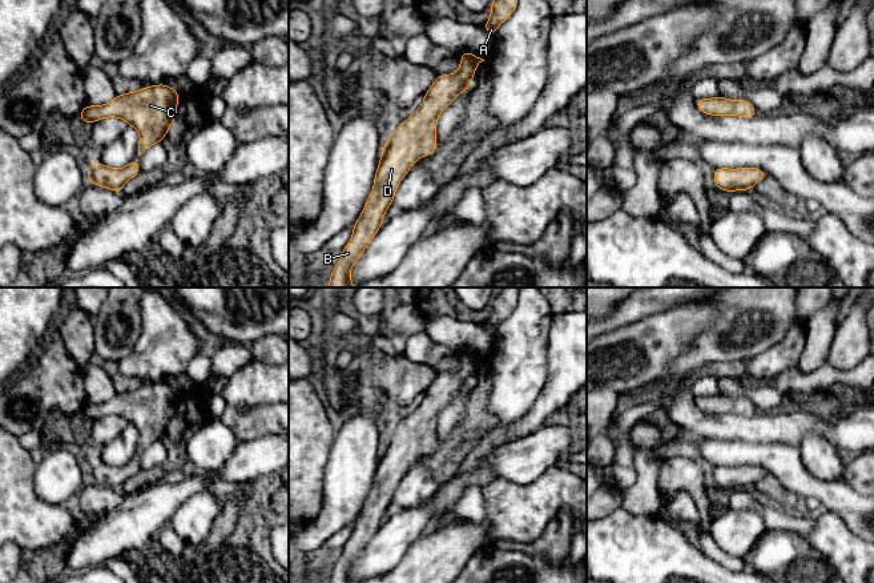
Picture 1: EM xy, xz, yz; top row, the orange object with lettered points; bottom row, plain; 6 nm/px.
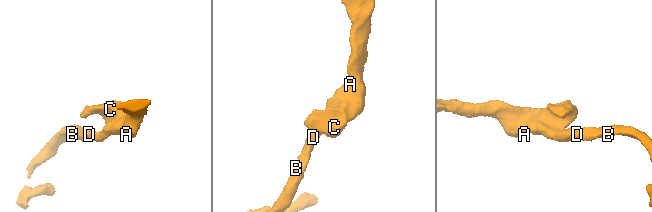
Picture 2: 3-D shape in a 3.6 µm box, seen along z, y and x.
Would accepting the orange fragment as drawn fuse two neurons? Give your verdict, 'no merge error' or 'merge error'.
no merge error

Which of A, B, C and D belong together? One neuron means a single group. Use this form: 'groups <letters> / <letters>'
groups A B C D

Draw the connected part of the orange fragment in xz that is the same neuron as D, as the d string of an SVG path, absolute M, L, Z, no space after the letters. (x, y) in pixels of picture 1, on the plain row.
M468 349L460 350L460 354L459 367L452 373L436 373L422 403L386 438L372 488L353 524L349 542L342 547L342 556L330 572L329 583L354 583L350 578L351 566L383 524L382 518L394 500L400 479L418 457L435 451L439 413L474 383L471 377L484 359Z

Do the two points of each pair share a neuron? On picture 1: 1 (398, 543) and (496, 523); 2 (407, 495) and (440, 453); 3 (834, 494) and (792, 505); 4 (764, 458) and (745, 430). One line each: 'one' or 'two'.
1: two
2: two
3: two
4: two

